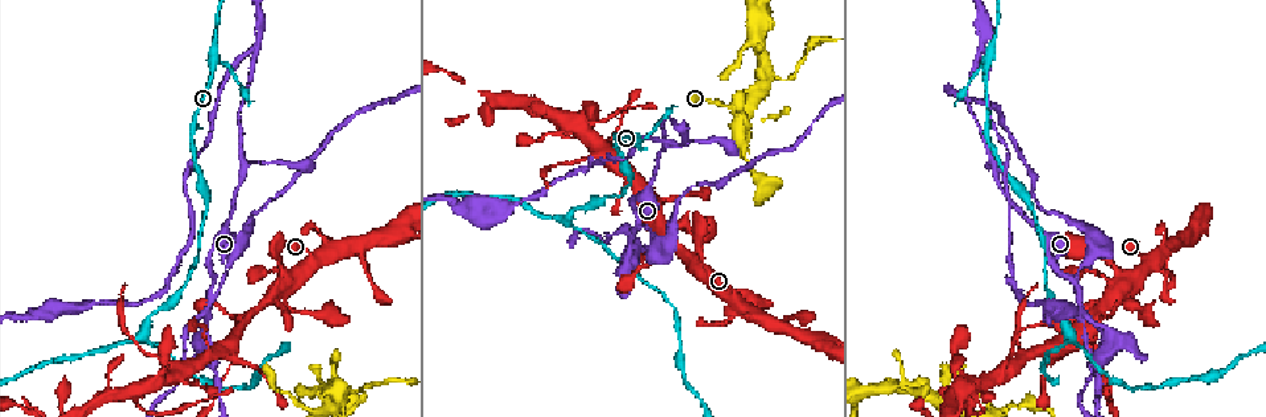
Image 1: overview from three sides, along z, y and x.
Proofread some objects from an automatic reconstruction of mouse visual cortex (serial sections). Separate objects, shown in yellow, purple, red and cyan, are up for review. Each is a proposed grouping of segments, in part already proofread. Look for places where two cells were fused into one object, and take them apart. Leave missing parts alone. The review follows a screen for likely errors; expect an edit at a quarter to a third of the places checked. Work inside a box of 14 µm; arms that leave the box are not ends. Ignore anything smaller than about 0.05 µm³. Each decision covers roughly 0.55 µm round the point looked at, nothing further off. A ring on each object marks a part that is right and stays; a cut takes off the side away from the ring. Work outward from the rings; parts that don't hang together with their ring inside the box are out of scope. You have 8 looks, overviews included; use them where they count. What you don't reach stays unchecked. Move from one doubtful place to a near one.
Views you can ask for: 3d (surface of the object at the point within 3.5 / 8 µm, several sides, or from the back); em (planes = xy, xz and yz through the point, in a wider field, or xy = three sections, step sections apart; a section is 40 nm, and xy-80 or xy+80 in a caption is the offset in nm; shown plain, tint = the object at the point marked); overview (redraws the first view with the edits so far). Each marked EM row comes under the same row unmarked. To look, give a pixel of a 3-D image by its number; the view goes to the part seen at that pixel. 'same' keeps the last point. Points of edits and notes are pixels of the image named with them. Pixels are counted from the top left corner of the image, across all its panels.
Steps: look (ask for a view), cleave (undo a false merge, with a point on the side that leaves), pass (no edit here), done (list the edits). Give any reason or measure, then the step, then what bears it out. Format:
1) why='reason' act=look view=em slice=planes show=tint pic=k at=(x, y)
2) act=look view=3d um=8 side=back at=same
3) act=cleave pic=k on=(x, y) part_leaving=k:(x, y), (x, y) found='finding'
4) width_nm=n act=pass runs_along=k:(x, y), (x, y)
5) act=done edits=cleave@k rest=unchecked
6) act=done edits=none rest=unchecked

why='three-way junction' act=look view=3d um=3.5 side=back pic=1 at=(240, 169)

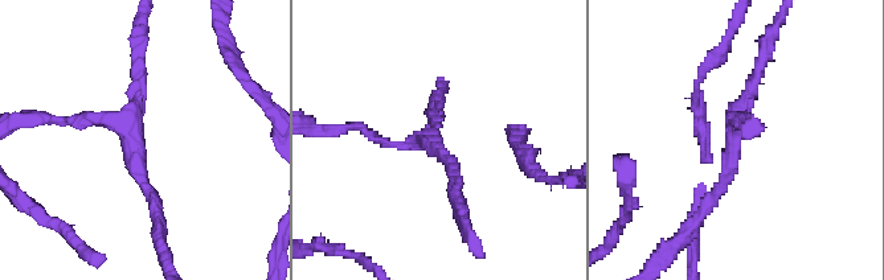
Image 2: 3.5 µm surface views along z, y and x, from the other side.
arms=3 arm_widths_nm=100,150,150 act=look view=em slice=planes show=tint pic=2 at=(732, 138)

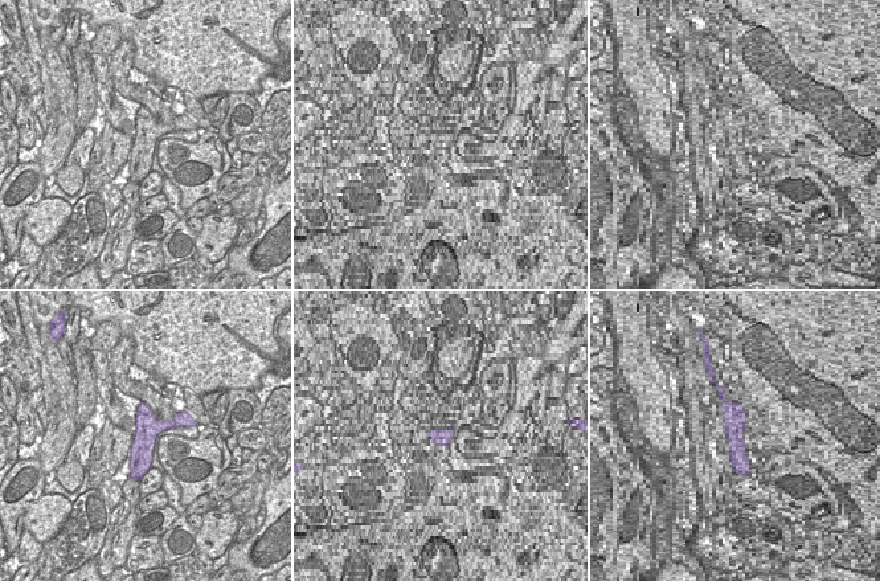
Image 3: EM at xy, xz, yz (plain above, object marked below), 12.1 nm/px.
act=look view=em slice=xy step=2 show=tint at=same

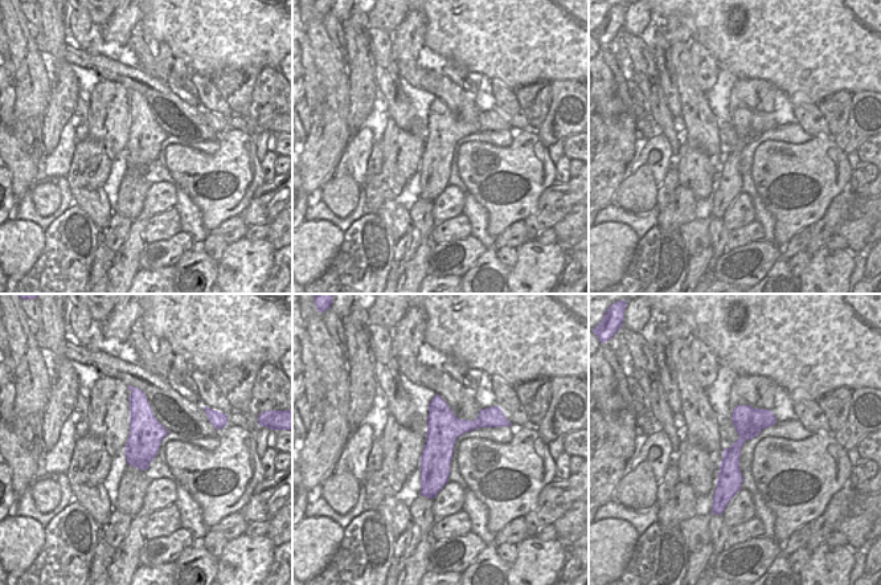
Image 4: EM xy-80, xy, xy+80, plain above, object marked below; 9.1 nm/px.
act=pass runs_along=2:(702, 215), (729, 171), (762, 57) found='one cell here'

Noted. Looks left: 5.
why='abrupt turn' act=look view=3d um=3.5 pic=1 at=(211, 293)

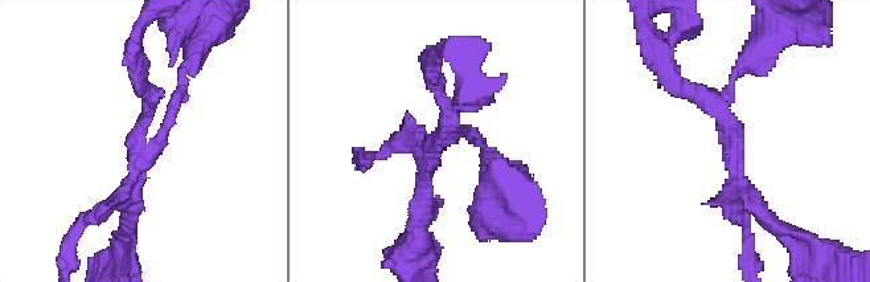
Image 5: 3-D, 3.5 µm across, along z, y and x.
arms=4 arm_widths_nm=150,200,200,200 why='need the tissue' act=look view=em slice=xy step=5 show=tint pic=5 at=(438, 141)

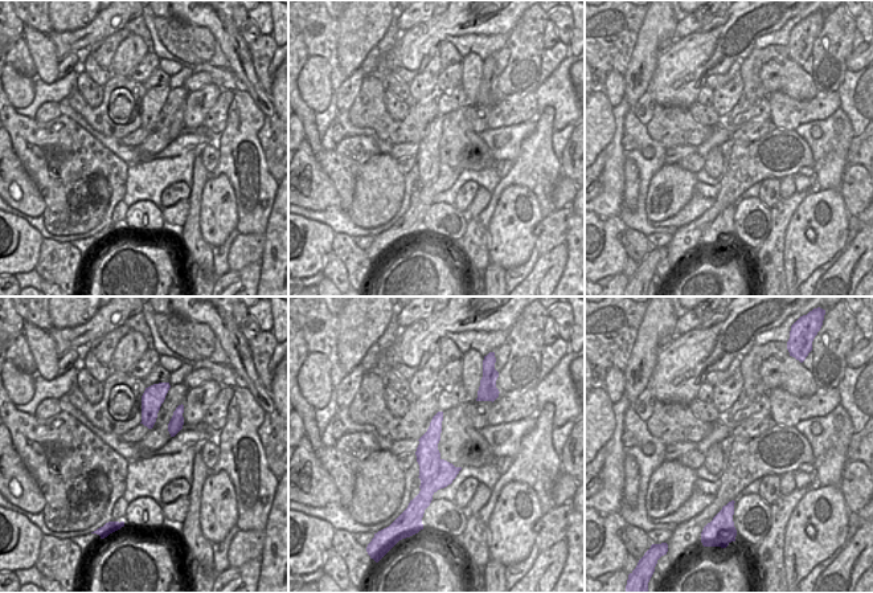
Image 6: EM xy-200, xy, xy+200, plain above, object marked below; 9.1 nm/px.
act=cleave pic=5 on=(177, 95) part_leaving=5:(144, 148), (169, 125), (197, 46) found='two cells meet here'

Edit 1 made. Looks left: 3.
why='redraw' act=look view=overview

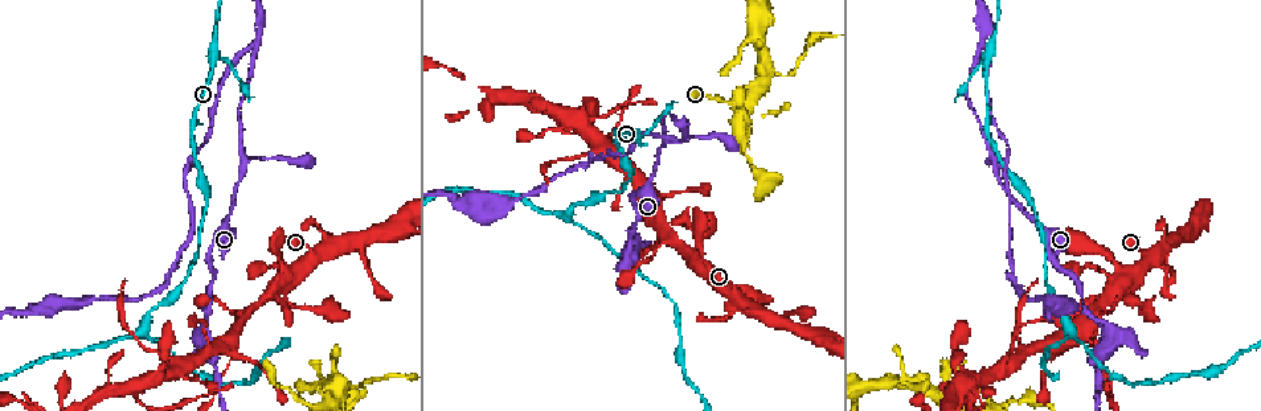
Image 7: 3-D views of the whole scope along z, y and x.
why='thick turns thin' act=look view=3d um=3.5 pic=7 at=(656, 244)

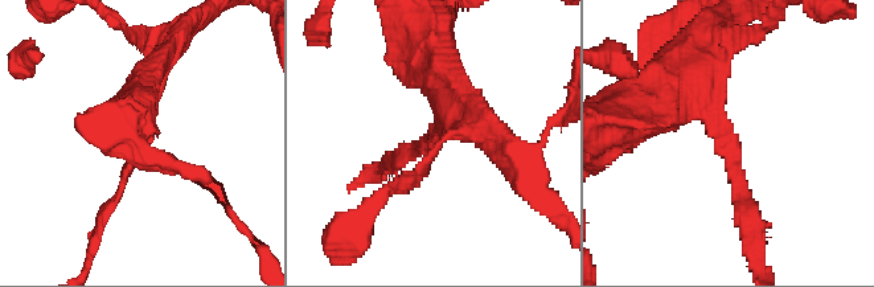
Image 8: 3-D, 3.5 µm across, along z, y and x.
arm_widths_nm=100,350 act=look view=em slice=xy step=3 show=tint pic=8 at=(726, 137)

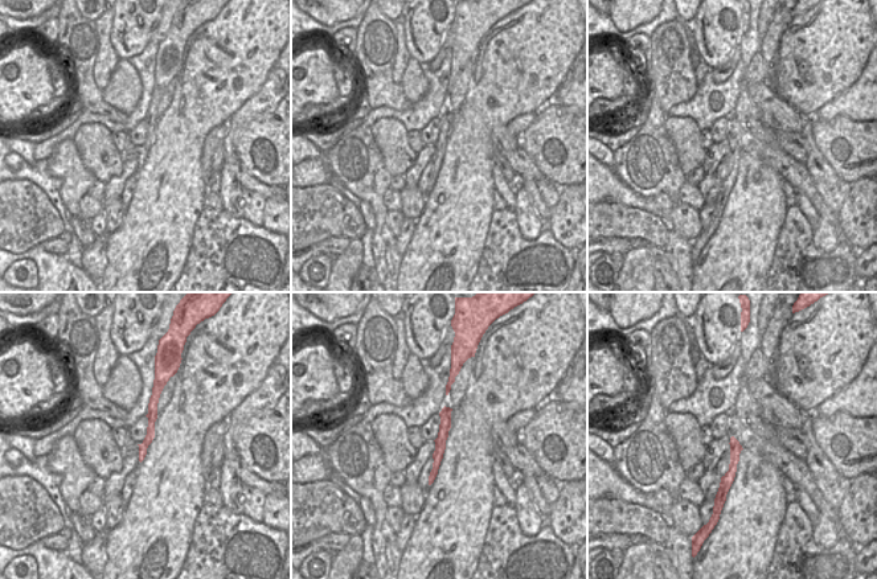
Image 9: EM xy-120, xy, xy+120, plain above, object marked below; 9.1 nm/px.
act=pass found='all the same cell'

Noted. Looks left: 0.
act=done edits=cleave@5 rest=unchecked

